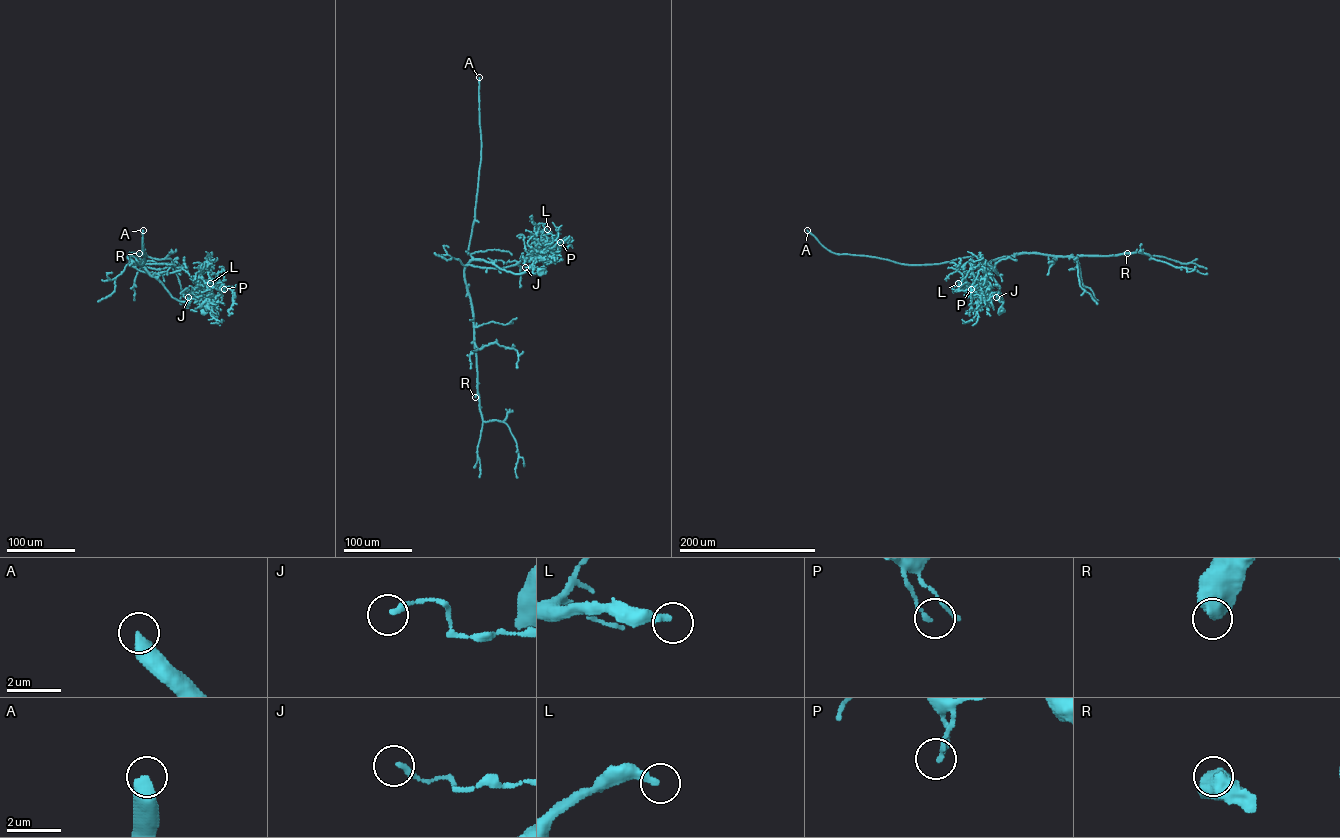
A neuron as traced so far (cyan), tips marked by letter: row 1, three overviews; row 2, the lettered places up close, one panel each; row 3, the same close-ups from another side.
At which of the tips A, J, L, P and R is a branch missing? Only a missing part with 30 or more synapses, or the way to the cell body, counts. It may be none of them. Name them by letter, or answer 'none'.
A, L

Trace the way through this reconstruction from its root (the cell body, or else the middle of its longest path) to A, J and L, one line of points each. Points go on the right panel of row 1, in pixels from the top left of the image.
A: (1001, 310), (1003, 302), (993, 293), (1003, 301), (998, 285), (980, 256), (900, 264), (831, 252), (807, 230)
J: (1001, 310), (1003, 302), (998, 301), (997, 293), (996, 297)
L: (1001, 310), (1003, 302), (996, 294), (984, 287), (970, 285), (964, 277), (958, 283)

